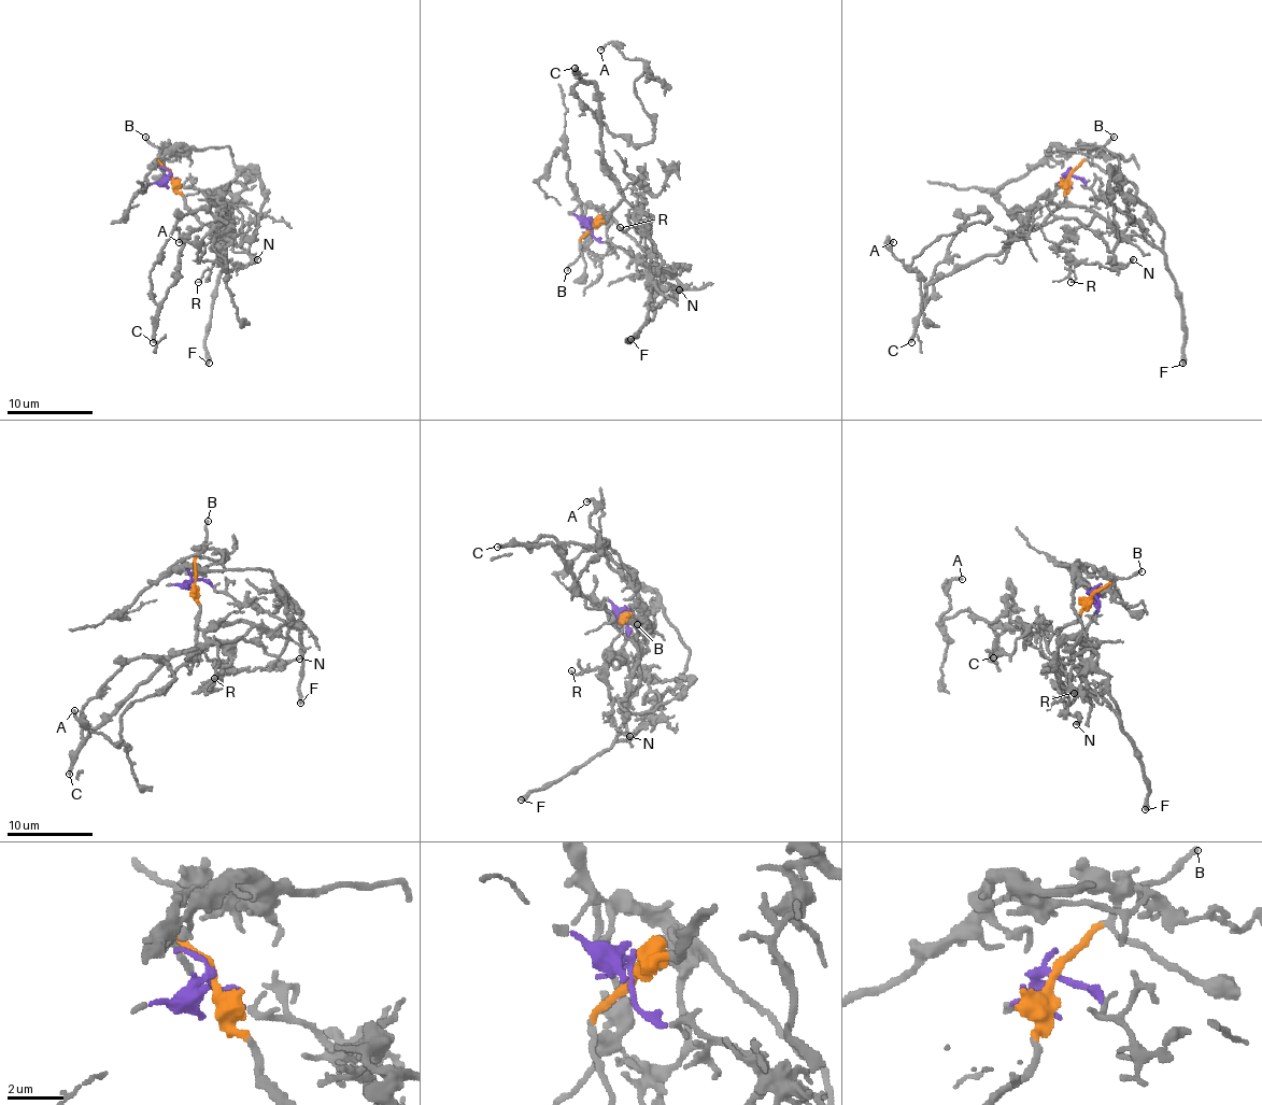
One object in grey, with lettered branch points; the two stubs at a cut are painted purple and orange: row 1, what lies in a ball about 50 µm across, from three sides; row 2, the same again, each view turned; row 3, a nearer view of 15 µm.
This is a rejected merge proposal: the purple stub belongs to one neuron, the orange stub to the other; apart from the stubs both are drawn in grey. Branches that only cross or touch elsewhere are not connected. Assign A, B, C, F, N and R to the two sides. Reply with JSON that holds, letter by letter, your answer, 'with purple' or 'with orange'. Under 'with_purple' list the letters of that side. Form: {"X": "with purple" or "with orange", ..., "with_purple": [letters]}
{"A": "with orange", "B": "with orange", "C": "with orange", "F": "with purple", "N": "with purple", "R": "with purple", "with_purple": ["F", "N", "R"]}

